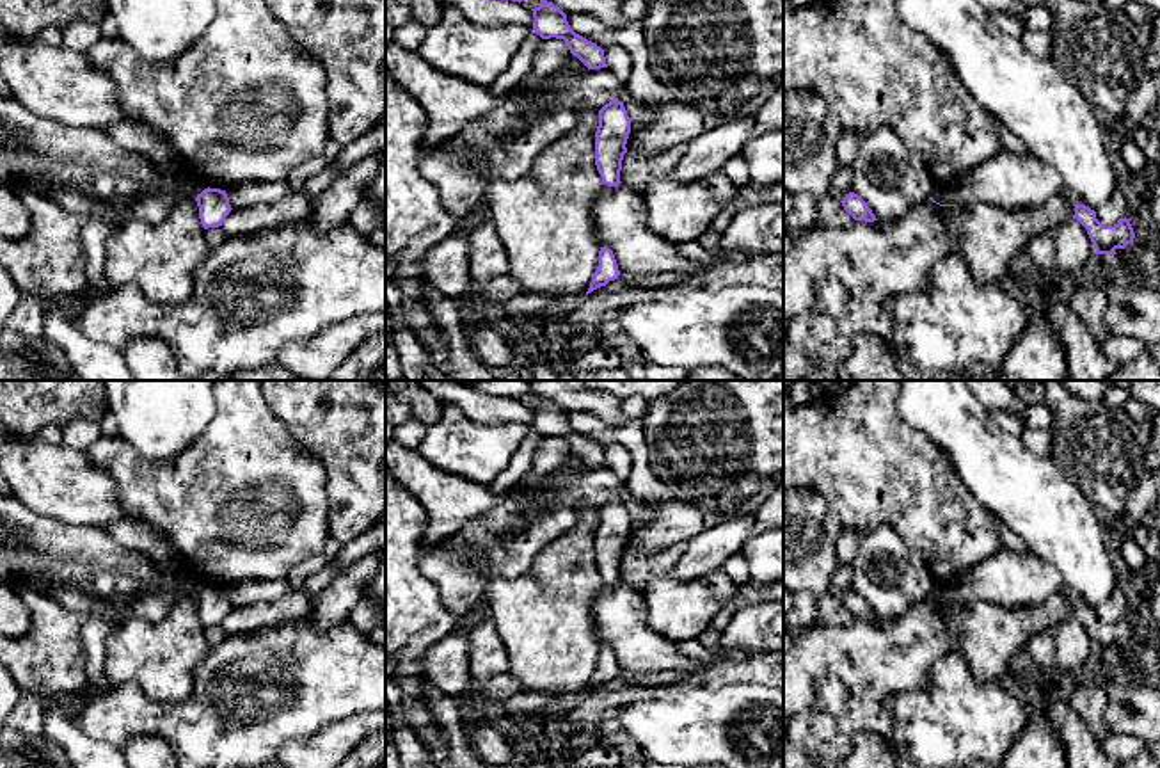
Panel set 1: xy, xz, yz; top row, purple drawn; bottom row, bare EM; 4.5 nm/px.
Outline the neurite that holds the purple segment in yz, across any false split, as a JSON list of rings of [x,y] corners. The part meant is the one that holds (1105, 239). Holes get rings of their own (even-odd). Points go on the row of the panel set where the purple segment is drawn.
[[[1077,204],[1073,219],[1087,229],[1096,254],[1112,254],[1116,249],[1124,249],[1135,238],[1133,228],[1126,217],[1114,226],[1105,226],[1096,219],[1094,210],[1085,204]]]

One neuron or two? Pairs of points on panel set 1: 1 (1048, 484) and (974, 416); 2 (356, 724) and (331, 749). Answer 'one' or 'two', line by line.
1: one
2: one

